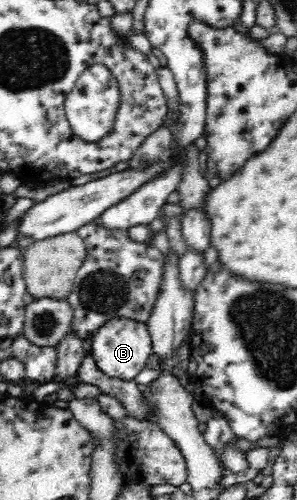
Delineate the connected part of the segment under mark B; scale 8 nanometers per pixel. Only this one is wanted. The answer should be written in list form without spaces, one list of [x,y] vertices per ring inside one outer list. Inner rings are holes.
[[[127,319],[109,321],[109,323],[99,328],[93,337],[90,337],[87,345],[89,354],[95,360],[99,371],[103,372],[103,375],[125,381],[131,381],[133,377],[137,377],[141,373],[141,369],[147,367],[148,359],[152,355],[152,340],[148,332],[148,326]]]

